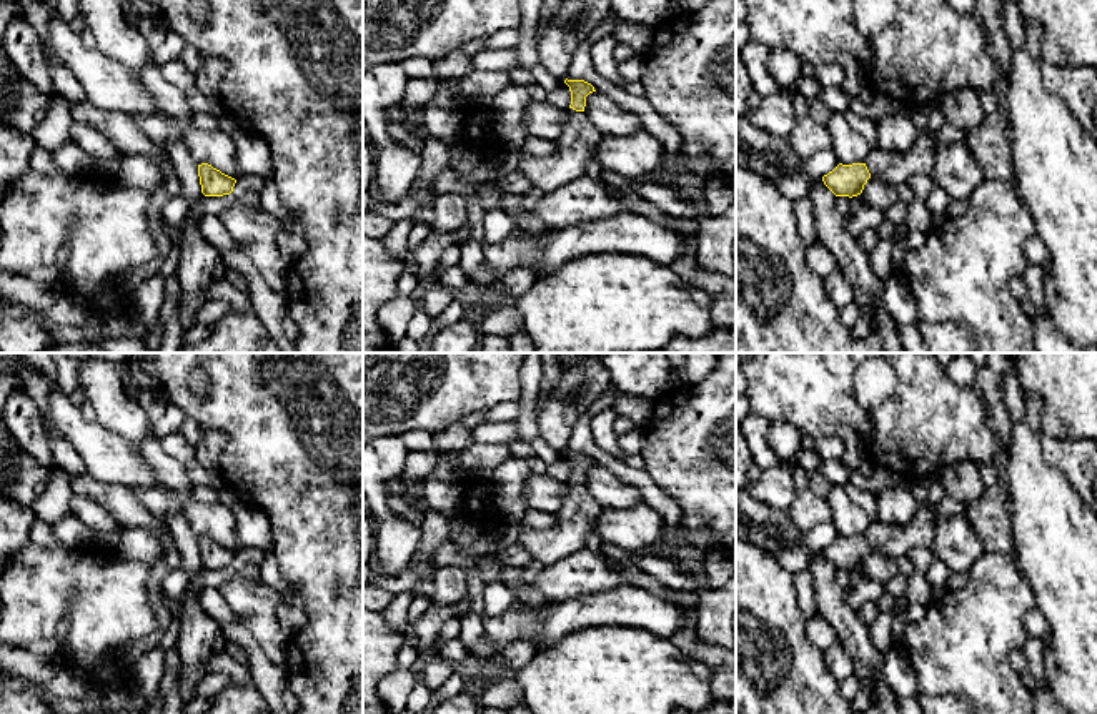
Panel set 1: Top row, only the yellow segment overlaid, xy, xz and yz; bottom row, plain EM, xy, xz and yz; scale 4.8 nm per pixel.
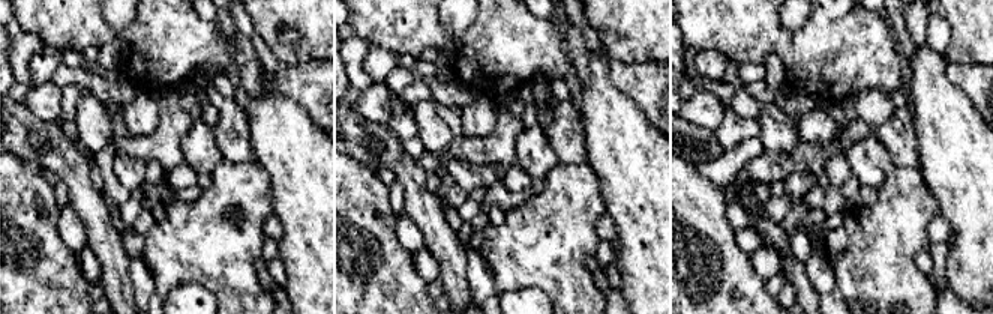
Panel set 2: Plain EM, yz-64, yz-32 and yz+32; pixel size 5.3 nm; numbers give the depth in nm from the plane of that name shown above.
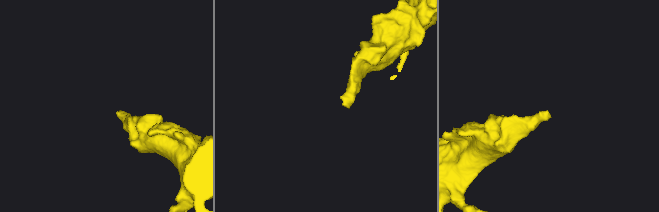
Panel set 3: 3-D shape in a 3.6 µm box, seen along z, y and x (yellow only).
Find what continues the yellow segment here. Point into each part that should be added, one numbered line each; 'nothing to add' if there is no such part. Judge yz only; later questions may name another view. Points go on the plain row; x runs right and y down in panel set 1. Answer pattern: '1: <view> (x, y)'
1: yz (891, 540)

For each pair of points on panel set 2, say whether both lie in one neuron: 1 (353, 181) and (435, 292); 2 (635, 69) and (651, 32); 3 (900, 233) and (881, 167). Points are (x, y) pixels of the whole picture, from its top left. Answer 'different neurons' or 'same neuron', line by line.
1: different neurons
2: different neurons
3: different neurons

